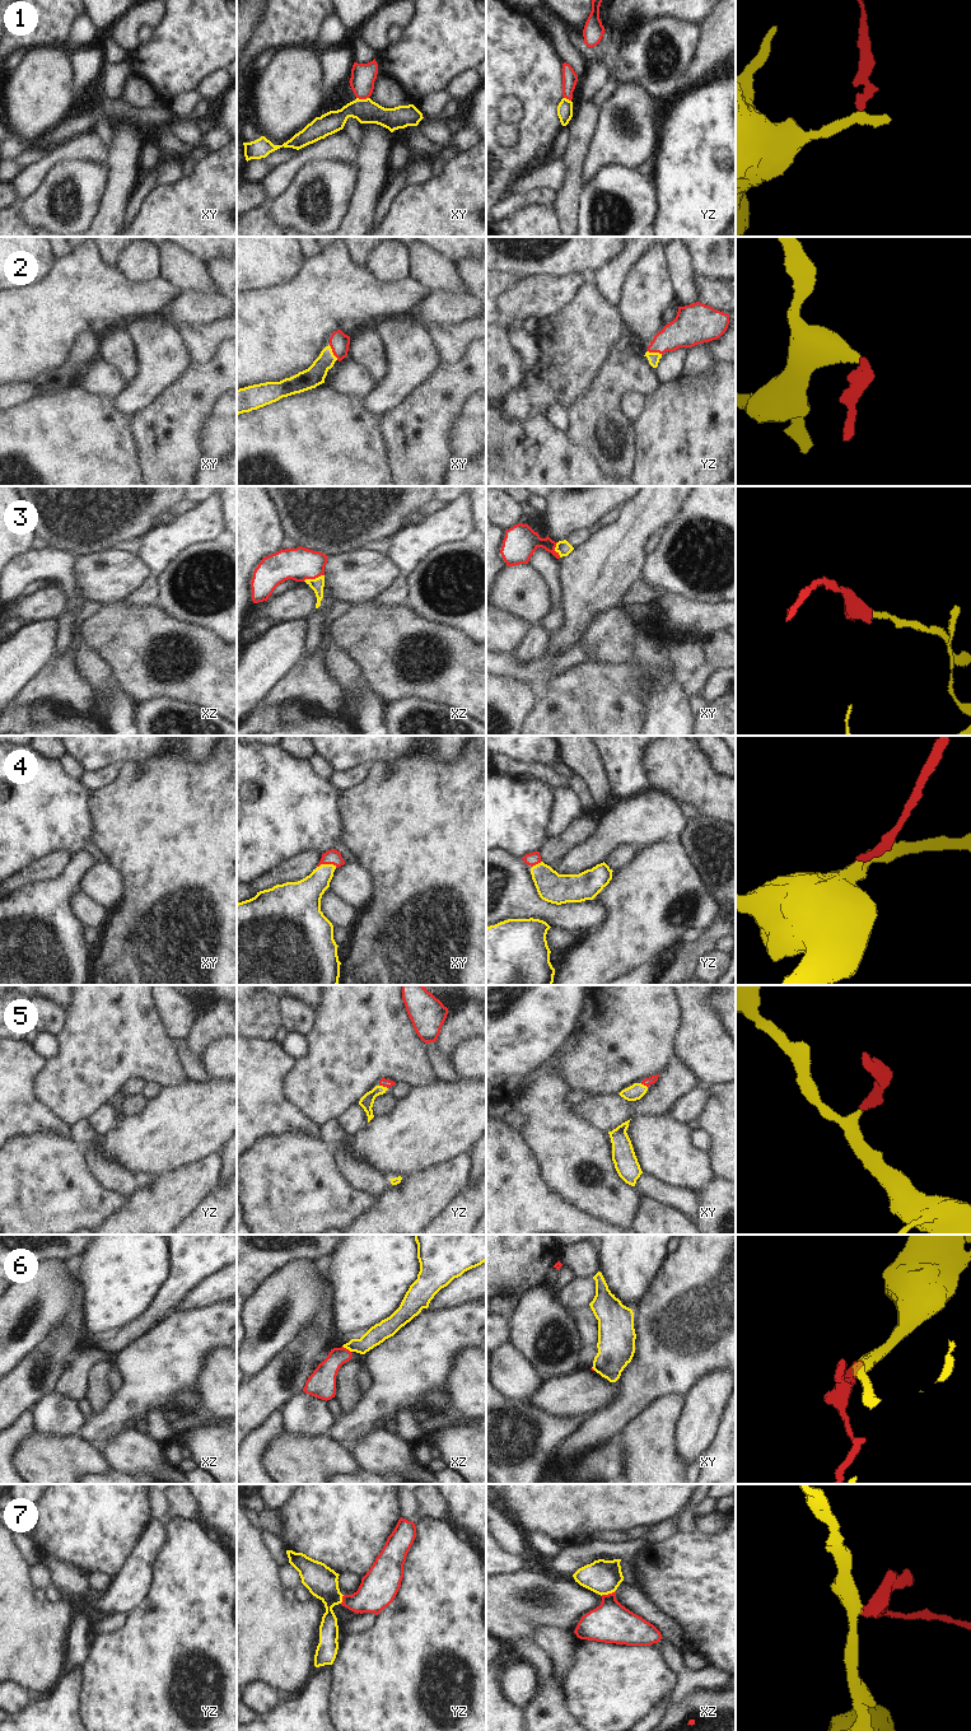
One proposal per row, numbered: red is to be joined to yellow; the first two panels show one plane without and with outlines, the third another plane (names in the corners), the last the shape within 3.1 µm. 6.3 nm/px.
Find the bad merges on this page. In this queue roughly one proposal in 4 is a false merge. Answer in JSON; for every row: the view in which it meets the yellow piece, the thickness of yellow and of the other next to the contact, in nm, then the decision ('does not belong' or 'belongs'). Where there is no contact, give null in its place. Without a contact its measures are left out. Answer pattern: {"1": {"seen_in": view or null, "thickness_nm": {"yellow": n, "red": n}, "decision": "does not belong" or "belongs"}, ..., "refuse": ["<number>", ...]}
{"1": {"seen_in": "xy", "thickness_nm": {"yellow": 160, "red": 160}, "decision": "does not belong"}, "2": {"seen_in": "xy", "thickness_nm": {"yellow": 130, "red": 120}, "decision": "belongs"}, "3": {"seen_in": "xz", "thickness_nm": {"yellow": 90, "red": 200}, "decision": "belongs"}, "4": {"seen_in": "xy", "thickness_nm": {"yellow": 220, "red": 100}, "decision": "belongs"}, "5": {"seen_in": "yz", "thickness_nm": {"yellow": 90, "red": 50}, "decision": "belongs"}, "6": {"seen_in": "xz", "thickness_nm": {"yellow": 120, "red": 160}, "decision": "does not belong"}, "7": {"seen_in": "xz", "thickness_nm": {"yellow": 220, "red": 260}, "decision": "belongs"}, "refuse": ["1", "6"]}

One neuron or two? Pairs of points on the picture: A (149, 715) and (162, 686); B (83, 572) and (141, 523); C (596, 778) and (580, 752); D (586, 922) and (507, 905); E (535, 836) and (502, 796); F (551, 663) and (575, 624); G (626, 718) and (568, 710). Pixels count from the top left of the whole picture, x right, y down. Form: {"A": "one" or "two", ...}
{"A": "two", "B": "two", "C": "one", "D": "one", "E": "one", "F": "two", "G": "one"}

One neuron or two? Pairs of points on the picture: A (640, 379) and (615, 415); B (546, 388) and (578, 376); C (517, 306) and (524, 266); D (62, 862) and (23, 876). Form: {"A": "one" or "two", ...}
{"A": "one", "B": "one", "C": "two", "D": "one"}

